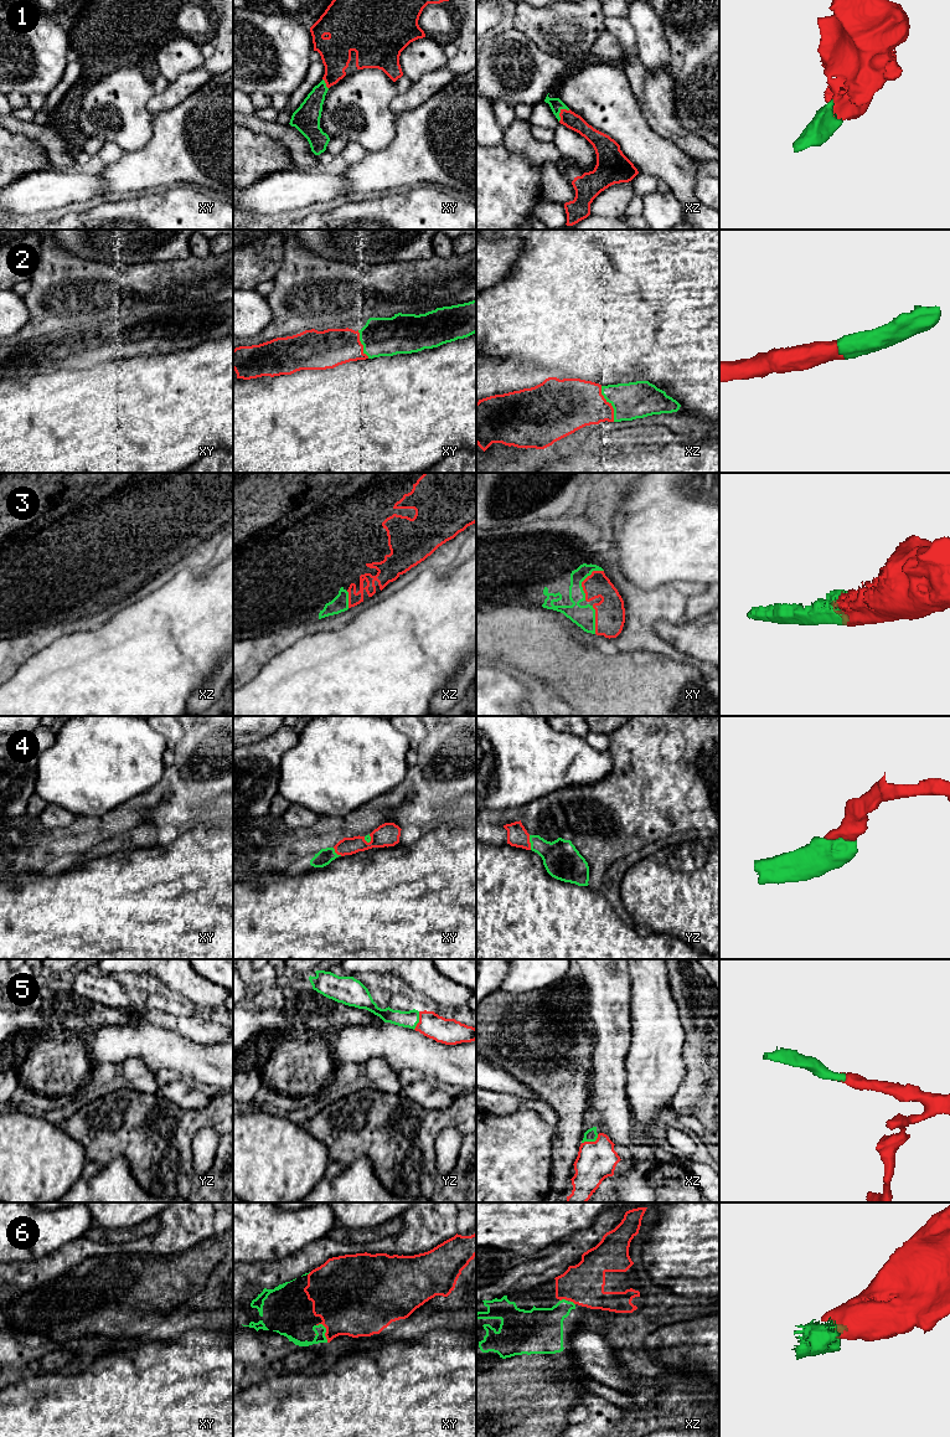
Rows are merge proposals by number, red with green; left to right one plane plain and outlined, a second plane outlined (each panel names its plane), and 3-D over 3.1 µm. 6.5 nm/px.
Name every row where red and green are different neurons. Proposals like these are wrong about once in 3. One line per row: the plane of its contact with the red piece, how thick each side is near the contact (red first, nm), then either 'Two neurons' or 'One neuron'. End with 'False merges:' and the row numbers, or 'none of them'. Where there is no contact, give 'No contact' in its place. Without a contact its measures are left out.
1: Touches red in xz. Thickness 110 nm (red) against 90 nm. One neuron
2: Touches red in xz. Thickness 340 nm (red) against 240 nm. One neuron
3: Touches red in xy. Thickness 170 nm (red) against 140 nm. One neuron
4: Touches red in yz. Thickness 140 nm (red) against 240 nm. One neuron
5: Touches red in xz. Thickness 260 nm (red) against 80 nm. One neuron
6: Touches red in xy. Thickness 460 nm (red) against 70 nm. One neuron
False merges: none of them

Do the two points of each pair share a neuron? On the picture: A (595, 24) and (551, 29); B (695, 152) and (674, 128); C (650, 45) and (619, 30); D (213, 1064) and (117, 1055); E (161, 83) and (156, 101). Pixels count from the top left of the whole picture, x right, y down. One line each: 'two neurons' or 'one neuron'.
A: one neuron
B: one neuron
C: two neurons
D: one neuron
E: two neurons

